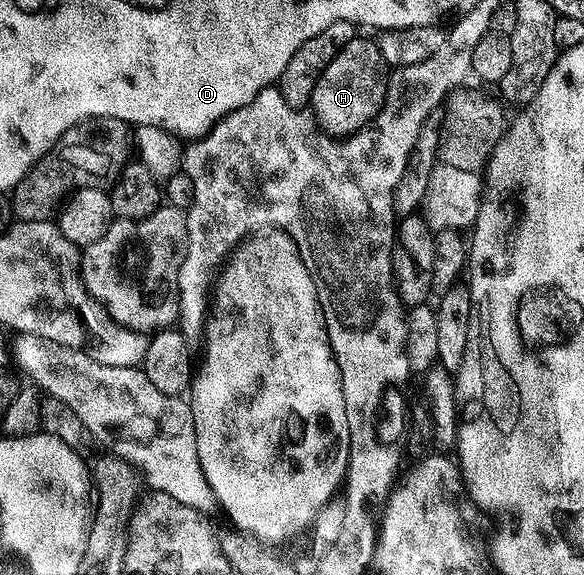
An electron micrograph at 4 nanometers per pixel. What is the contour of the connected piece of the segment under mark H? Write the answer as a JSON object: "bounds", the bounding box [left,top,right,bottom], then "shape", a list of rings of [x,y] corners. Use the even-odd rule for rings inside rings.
{"bounds":[309,37,388,137],"shape":[[[356,37],[349,41],[349,45],[329,61],[313,89],[309,111],[318,130],[326,136],[346,137],[367,126],[383,108],[388,74],[387,62],[381,57],[381,49],[374,38]]]}

